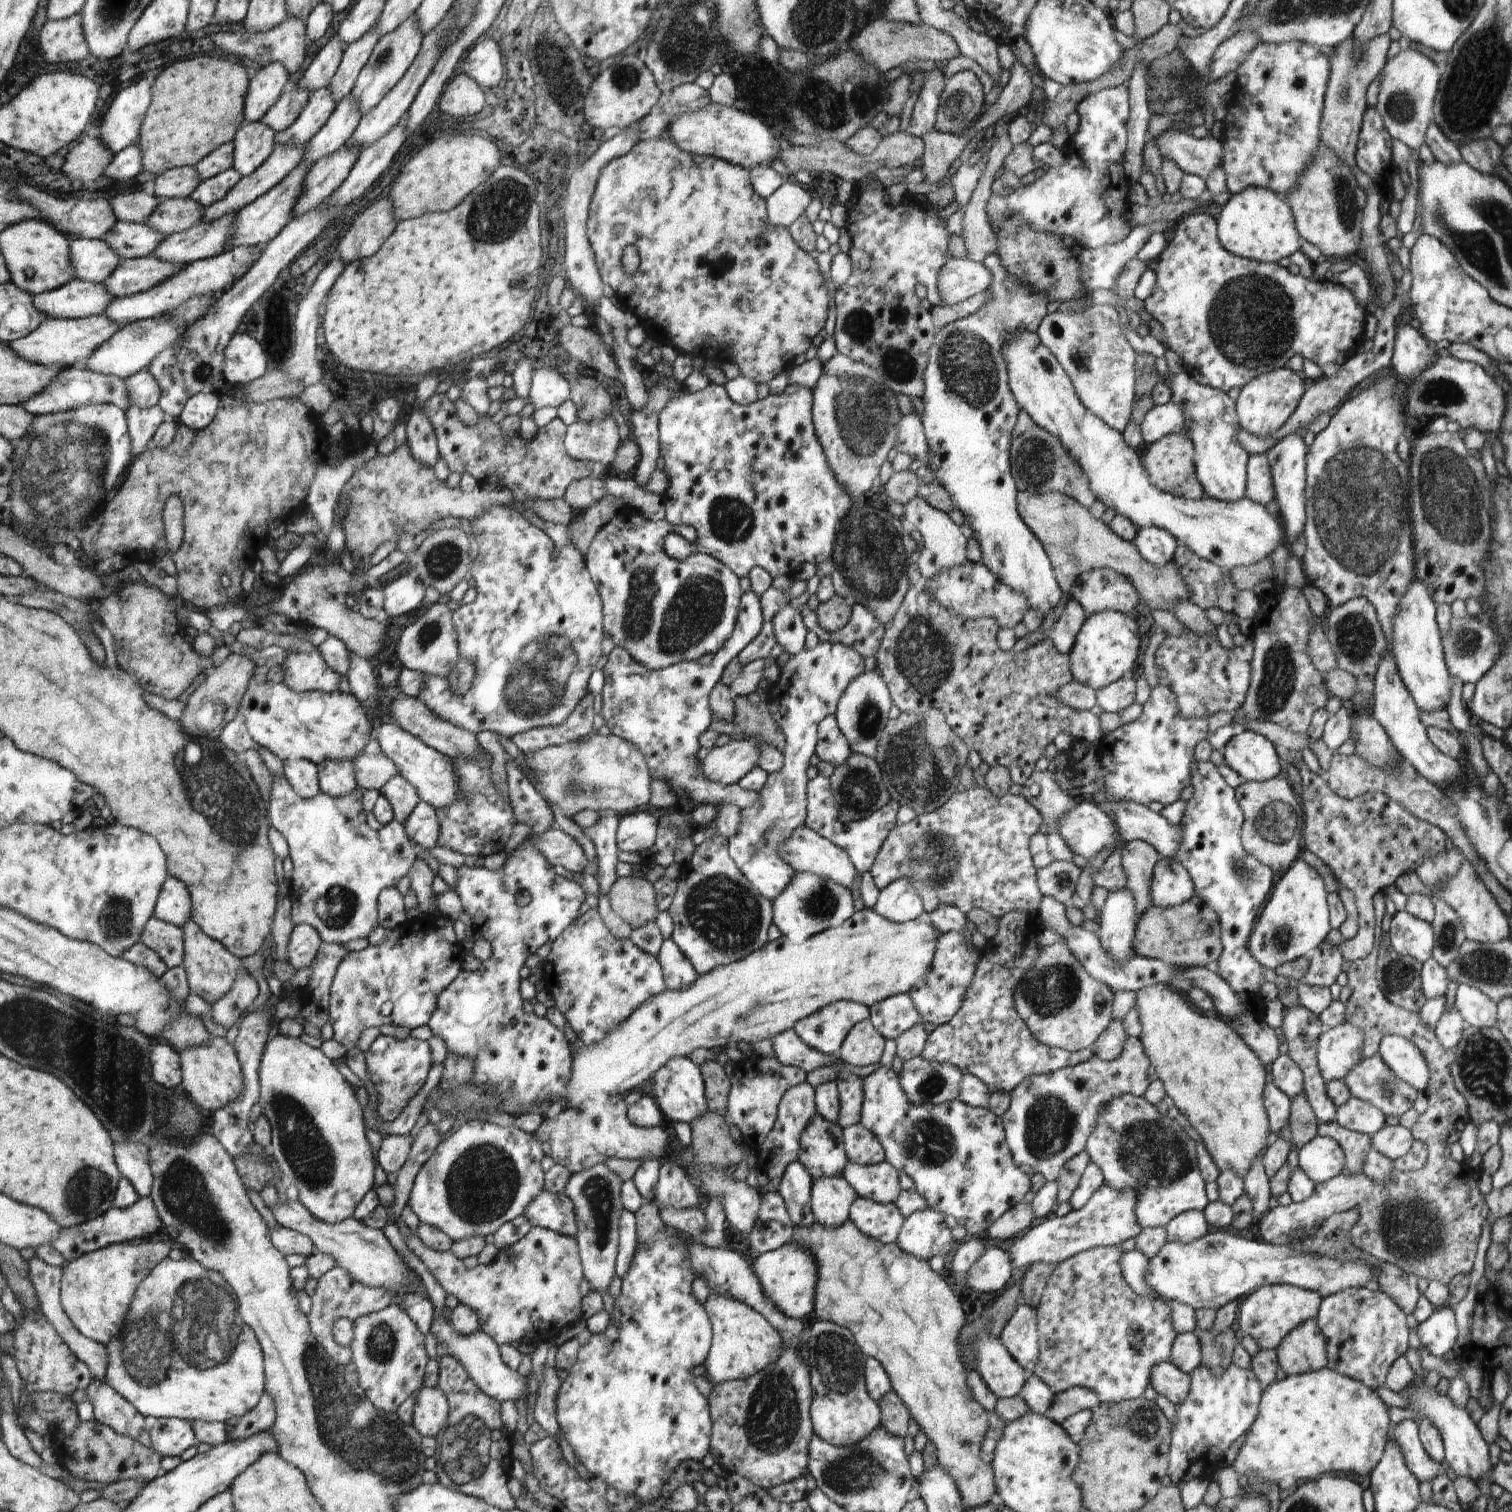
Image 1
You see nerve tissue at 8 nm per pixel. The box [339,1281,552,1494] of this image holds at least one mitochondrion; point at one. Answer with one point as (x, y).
(470, 1446)

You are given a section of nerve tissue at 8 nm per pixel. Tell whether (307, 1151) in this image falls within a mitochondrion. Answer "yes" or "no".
yes

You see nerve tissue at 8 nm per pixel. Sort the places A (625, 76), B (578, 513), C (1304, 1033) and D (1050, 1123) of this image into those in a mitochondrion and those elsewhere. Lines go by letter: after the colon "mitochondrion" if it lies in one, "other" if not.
A: mitochondrion
B: other
C: other
D: mitochondrion

